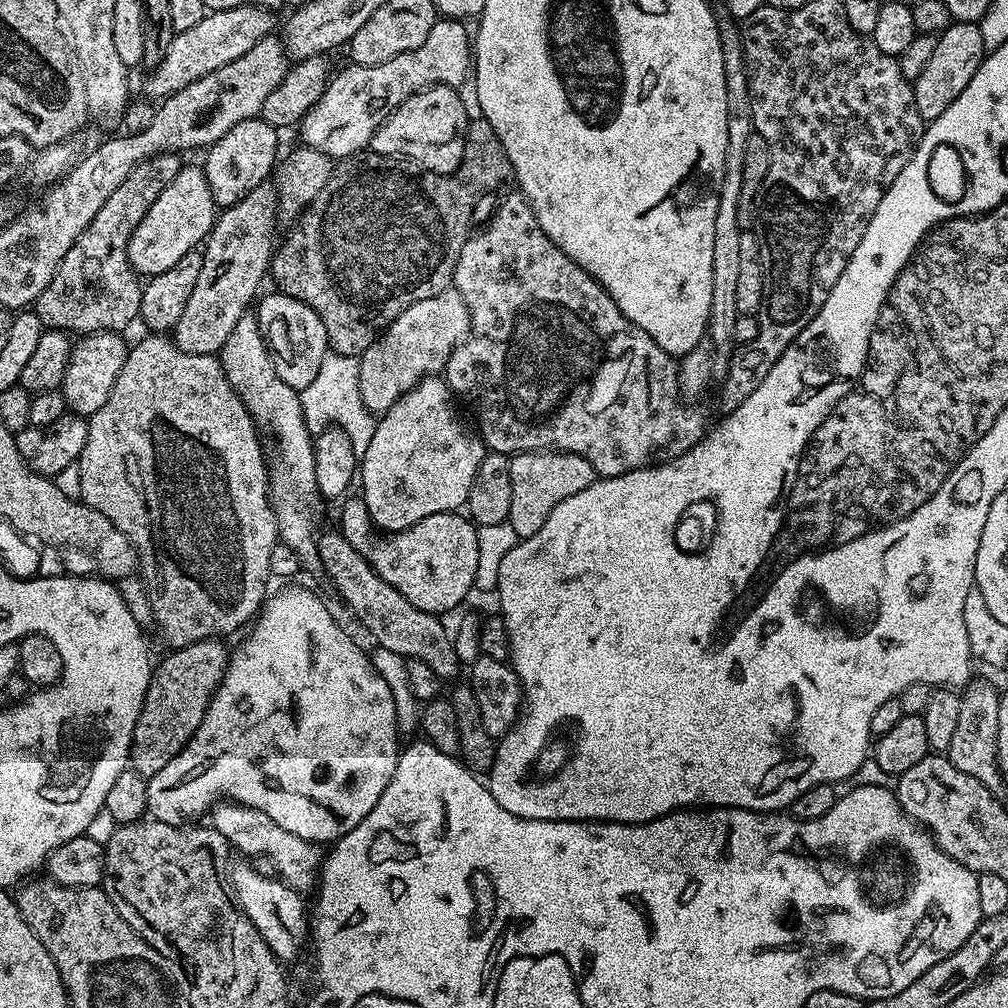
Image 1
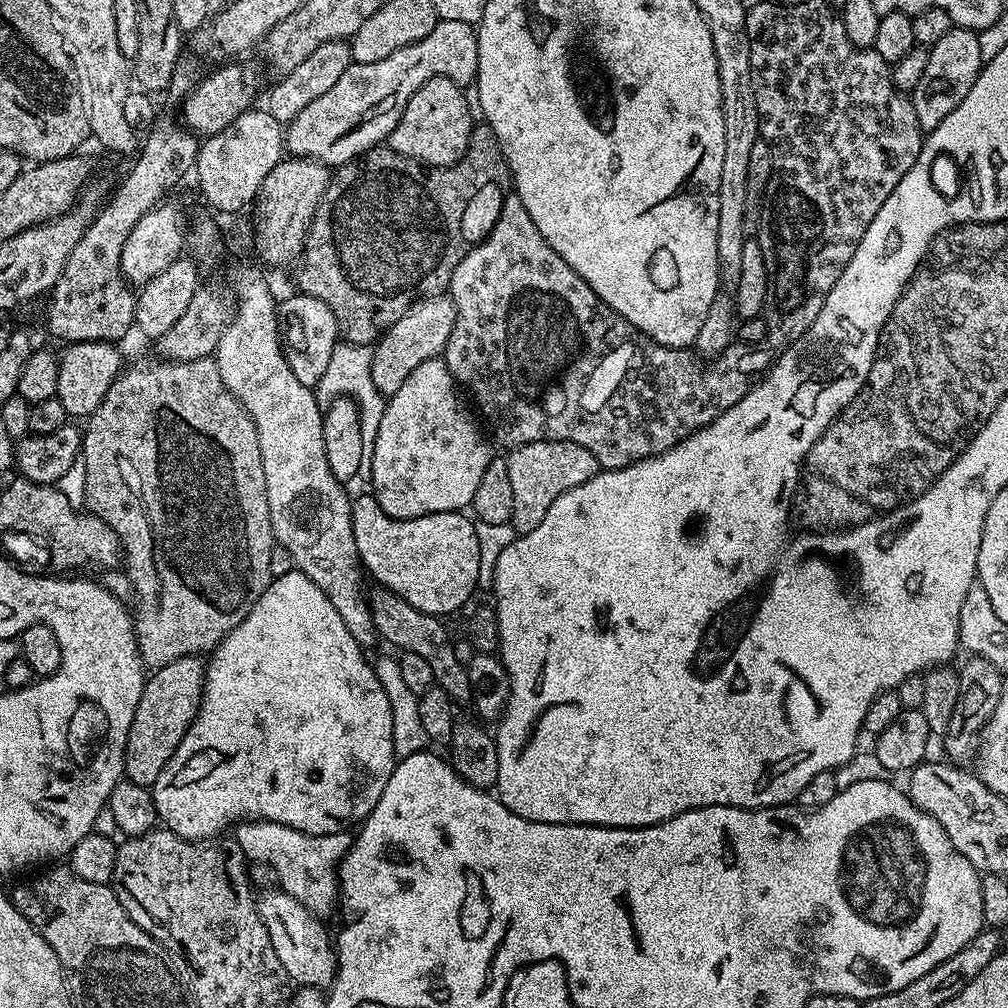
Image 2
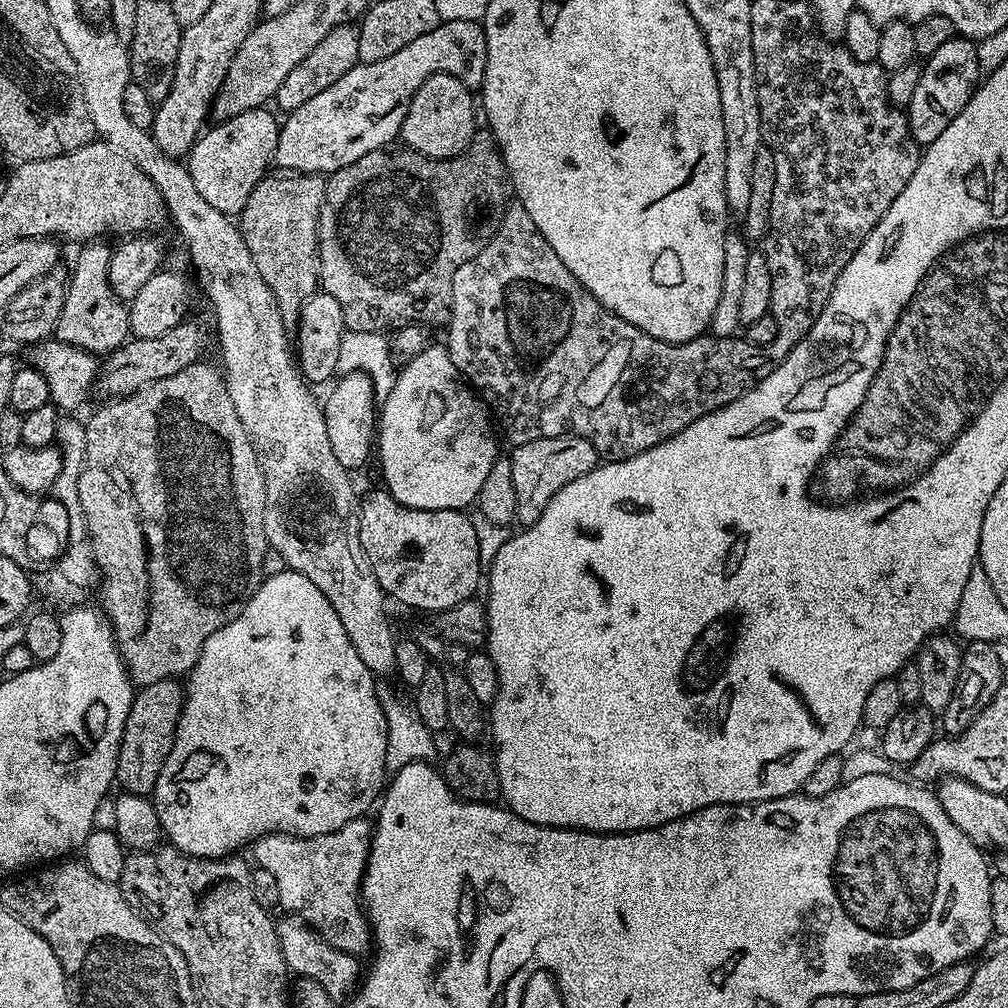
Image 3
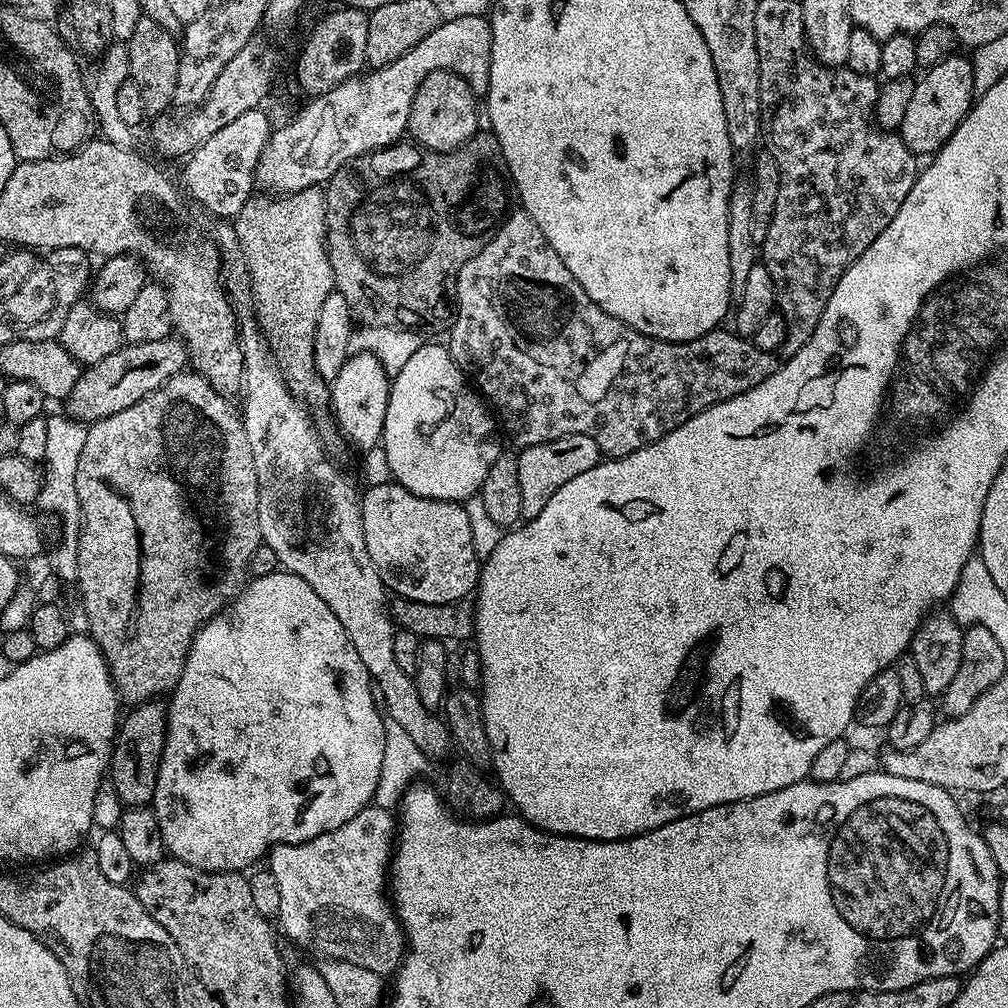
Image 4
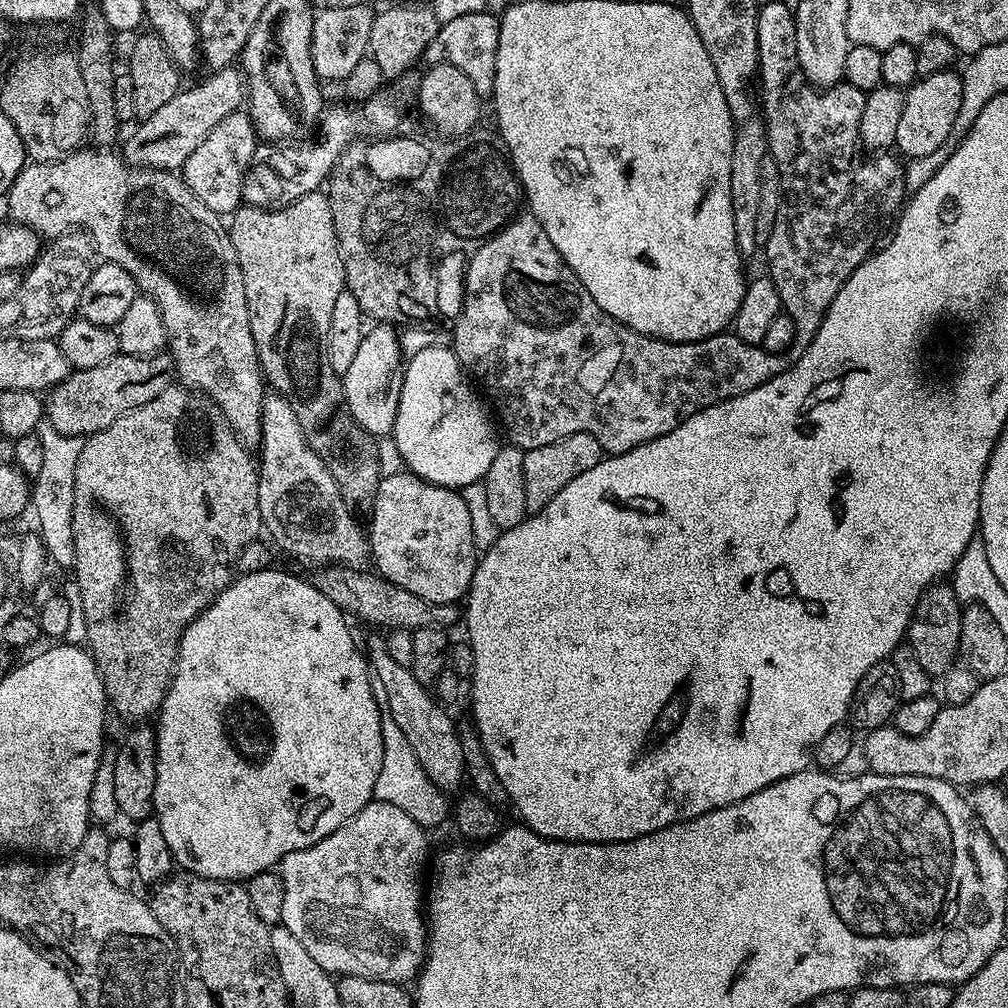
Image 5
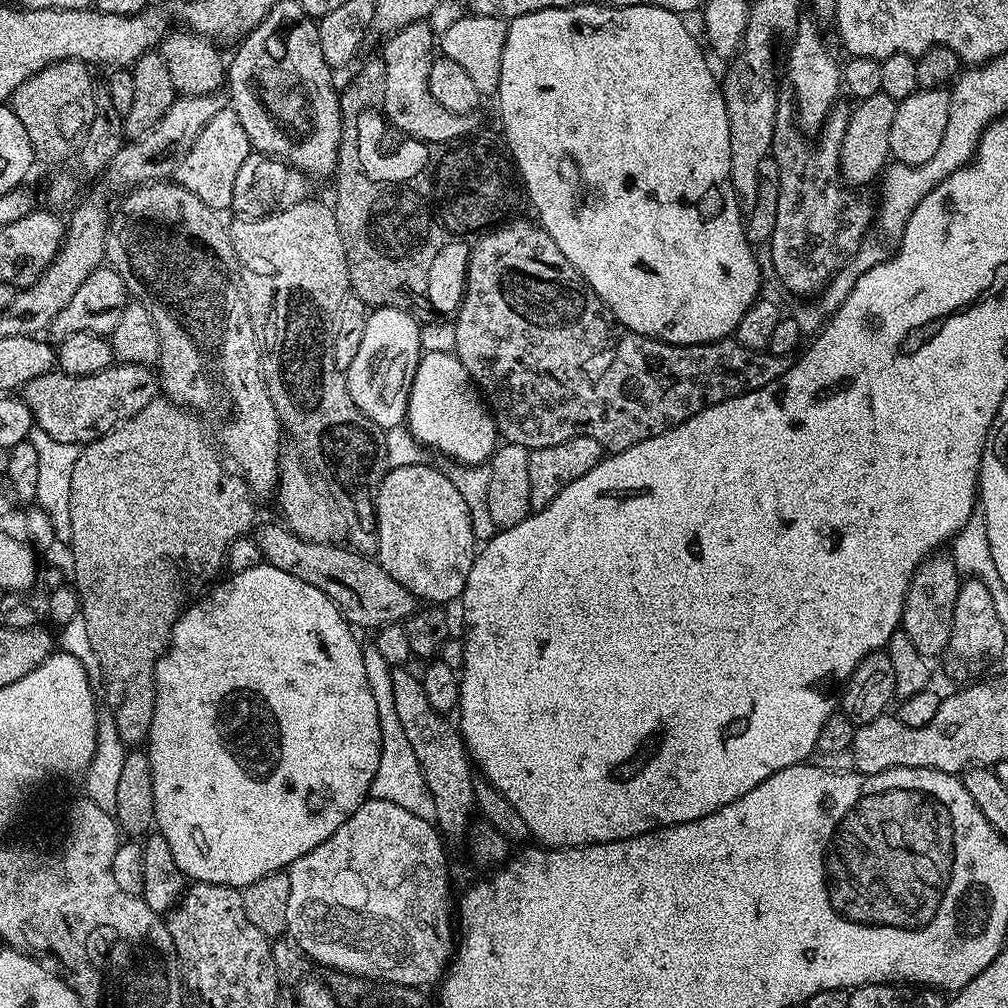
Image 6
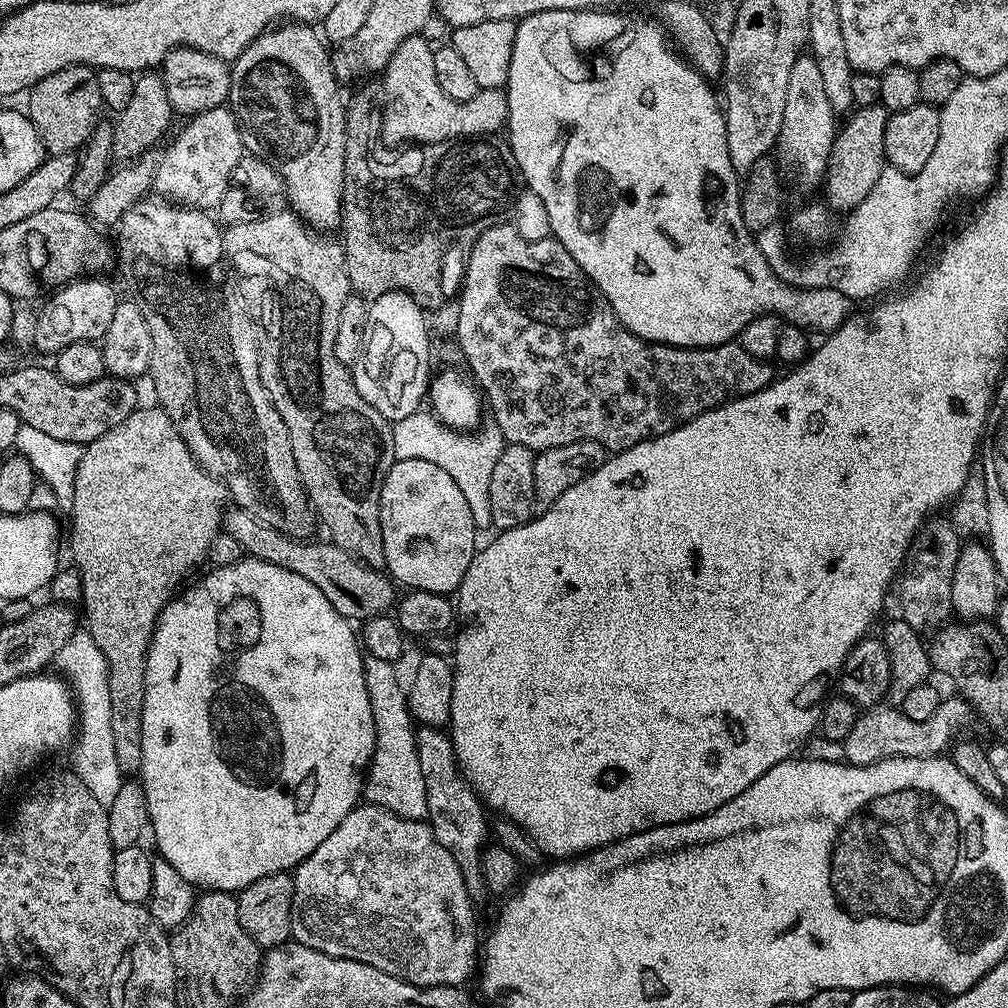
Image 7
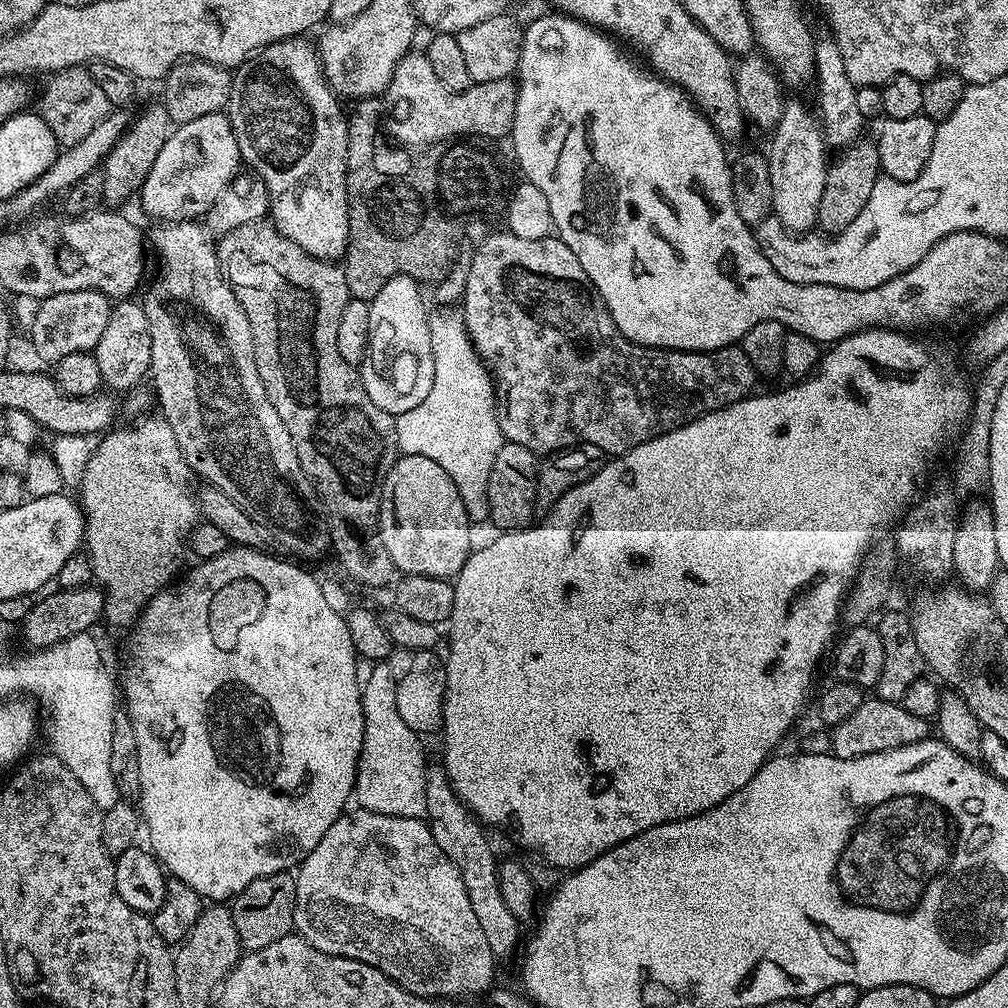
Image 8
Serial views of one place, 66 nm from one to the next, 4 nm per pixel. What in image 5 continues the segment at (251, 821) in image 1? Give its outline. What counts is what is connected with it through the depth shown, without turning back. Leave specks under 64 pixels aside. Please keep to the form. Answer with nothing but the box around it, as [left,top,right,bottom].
[278,799,429,986]

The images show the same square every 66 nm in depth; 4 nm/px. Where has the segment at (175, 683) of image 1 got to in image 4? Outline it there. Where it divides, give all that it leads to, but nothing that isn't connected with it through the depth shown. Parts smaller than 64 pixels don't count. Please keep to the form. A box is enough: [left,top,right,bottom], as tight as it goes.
[110,699,168,808]

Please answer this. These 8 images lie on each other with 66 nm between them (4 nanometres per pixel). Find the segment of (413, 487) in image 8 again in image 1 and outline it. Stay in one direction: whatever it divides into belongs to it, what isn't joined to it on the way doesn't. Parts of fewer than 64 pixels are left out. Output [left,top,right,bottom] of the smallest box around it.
[338,495,478,614]

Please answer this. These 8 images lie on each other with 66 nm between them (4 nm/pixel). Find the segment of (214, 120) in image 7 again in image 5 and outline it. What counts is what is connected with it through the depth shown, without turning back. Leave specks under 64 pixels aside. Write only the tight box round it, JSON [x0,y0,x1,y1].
[182,110,258,214]

